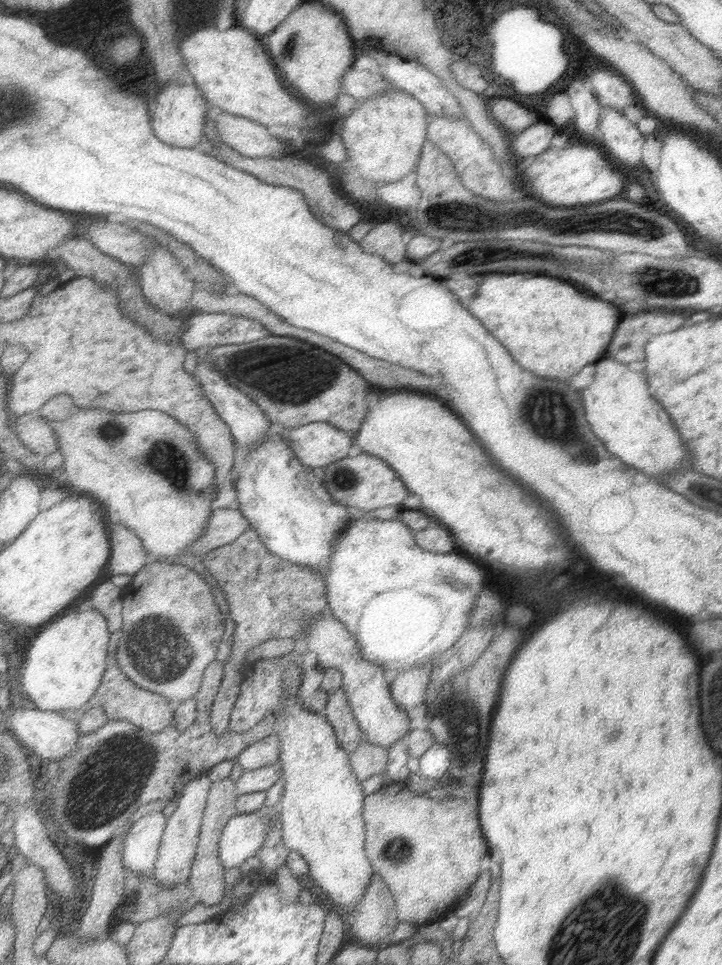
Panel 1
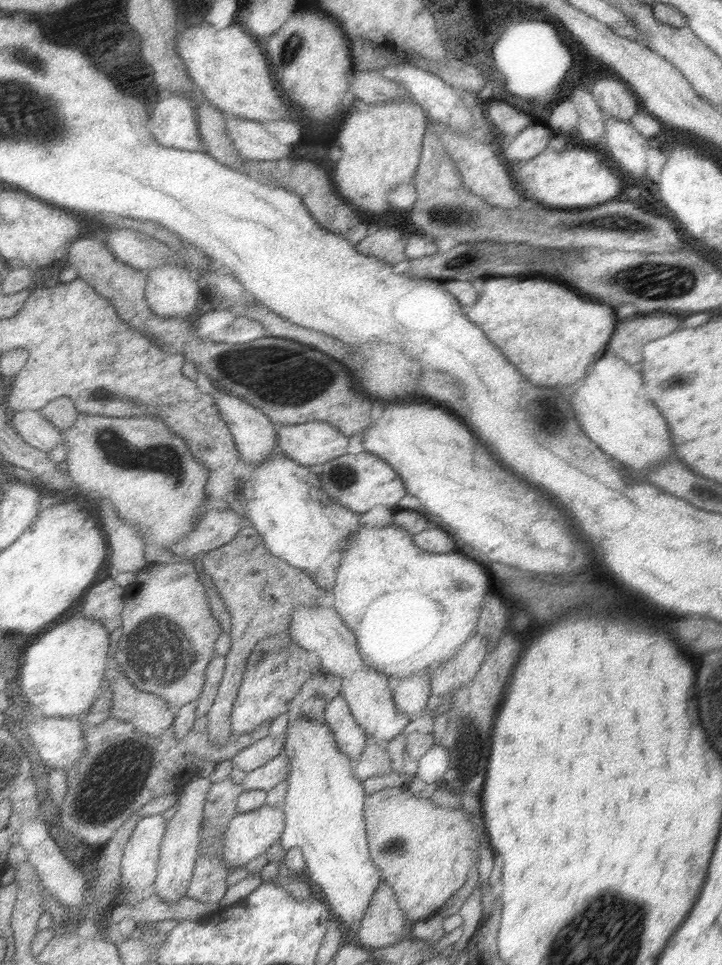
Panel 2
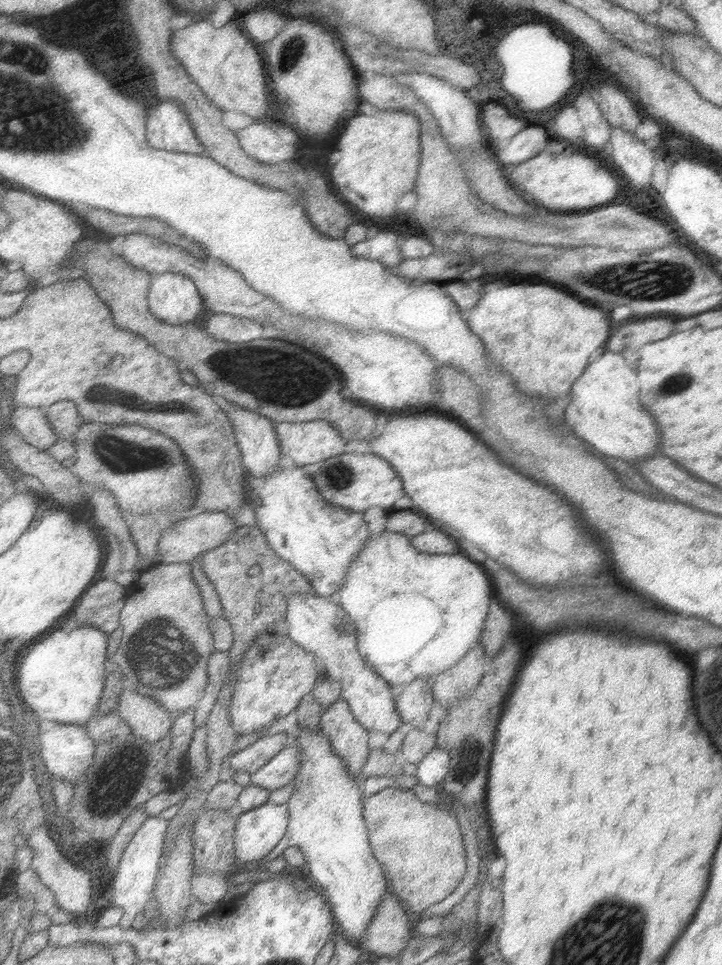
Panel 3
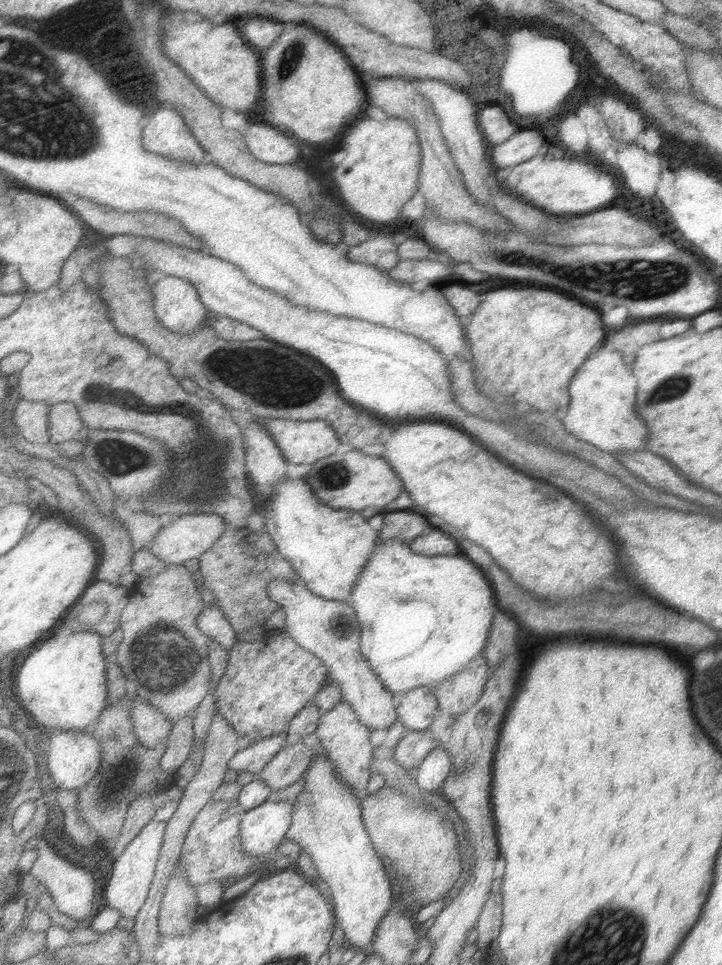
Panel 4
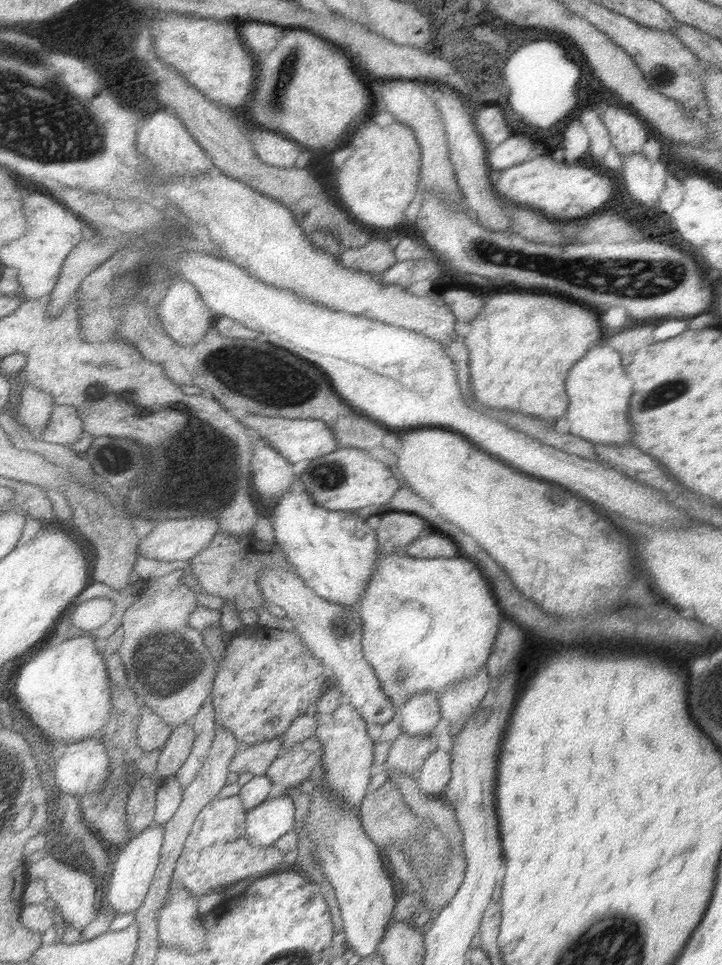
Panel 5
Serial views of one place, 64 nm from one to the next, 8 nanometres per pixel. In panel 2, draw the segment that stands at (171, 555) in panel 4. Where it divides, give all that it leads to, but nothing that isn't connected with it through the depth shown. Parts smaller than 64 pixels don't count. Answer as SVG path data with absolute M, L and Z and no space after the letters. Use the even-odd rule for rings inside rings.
M209 510L205 512L201 524L197 524L195 532L187 536L181 544L173 546L173 554L189 556L189 558L201 558L203 554L215 552L217 548L223 548L225 544L233 542L245 526L251 526L251 522L245 516L239 516L235 510Z

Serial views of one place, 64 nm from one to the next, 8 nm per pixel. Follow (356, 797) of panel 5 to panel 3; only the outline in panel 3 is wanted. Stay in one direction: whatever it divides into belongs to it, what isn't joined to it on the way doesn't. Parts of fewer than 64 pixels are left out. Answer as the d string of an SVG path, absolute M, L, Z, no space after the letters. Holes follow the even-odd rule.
M343 696L327 708L321 728L333 740L337 754L343 756L345 762L349 764L349 772L359 778L371 756L369 748L371 732L357 720L353 708Z

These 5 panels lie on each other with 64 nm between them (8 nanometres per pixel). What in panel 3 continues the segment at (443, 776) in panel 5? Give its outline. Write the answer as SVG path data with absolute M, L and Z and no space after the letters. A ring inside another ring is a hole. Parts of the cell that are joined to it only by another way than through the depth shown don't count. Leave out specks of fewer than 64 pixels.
M437 746L433 752L429 752L423 758L423 762L419 762L419 782L421 782L421 786L441 788L451 774L451 766L453 766L451 752Z

